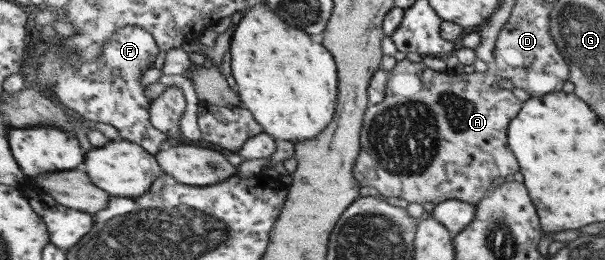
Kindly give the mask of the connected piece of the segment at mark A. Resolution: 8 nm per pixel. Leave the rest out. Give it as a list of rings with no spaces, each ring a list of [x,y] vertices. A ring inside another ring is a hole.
[[[405,58],[396,64],[396,68],[394,68],[389,75],[386,100],[376,105],[371,103],[370,106],[368,106],[364,120],[361,135],[362,151],[360,152],[360,157],[356,160],[356,169],[354,169],[356,181],[358,181],[362,187],[373,186],[380,194],[388,195],[388,197],[402,197],[402,193],[404,193],[404,199],[408,199],[408,201],[418,201],[420,203],[439,204],[450,199],[460,199],[478,204],[492,189],[494,179],[506,177],[506,175],[514,175],[514,173],[520,171],[518,159],[516,159],[509,144],[508,129],[513,119],[518,117],[520,110],[523,109],[525,101],[520,101],[511,90],[504,89],[504,87],[498,83],[500,77],[497,73],[487,71],[484,73],[472,72],[471,74],[466,74],[462,72],[461,74],[455,74],[449,70],[441,72],[428,67],[423,61],[412,62]]]

